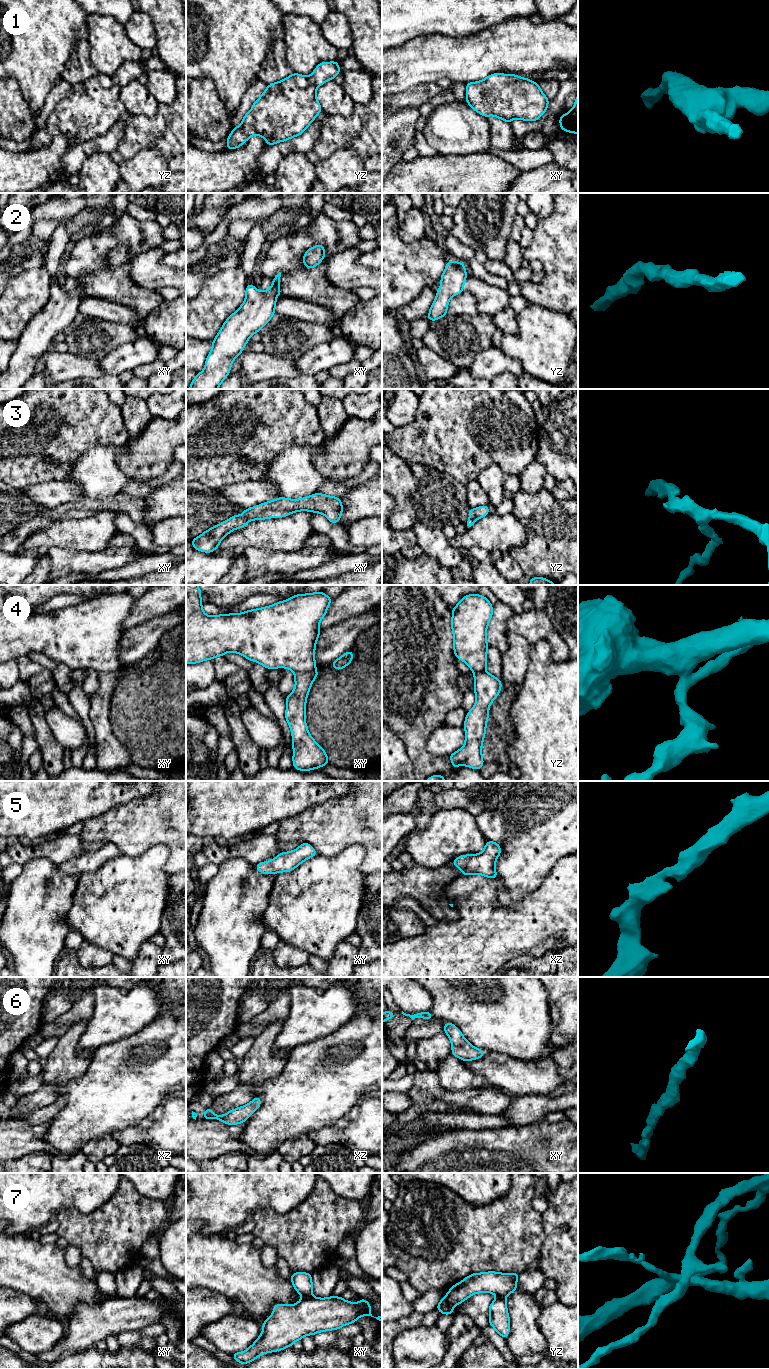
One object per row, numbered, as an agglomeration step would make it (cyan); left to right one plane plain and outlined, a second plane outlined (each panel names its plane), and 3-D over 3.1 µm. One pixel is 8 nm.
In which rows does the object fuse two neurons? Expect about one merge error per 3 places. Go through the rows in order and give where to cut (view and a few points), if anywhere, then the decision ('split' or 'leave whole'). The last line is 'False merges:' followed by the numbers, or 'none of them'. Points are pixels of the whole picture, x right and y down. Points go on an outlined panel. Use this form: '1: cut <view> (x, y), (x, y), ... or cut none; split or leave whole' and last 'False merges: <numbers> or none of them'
1: cut none; leave whole
2: cut none; leave whole
3: cut none; leave whole
4: cut xy (314, 668), (294, 673); split
5: cut none; leave whole
6: cut none; leave whole
7: cut xy (311, 1295), (303, 1298); split
False merges: 4, 7

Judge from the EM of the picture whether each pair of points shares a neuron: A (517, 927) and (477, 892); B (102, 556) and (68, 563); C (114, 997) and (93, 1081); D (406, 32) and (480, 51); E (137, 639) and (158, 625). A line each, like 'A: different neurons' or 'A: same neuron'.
A: same neuron
B: same neuron
C: different neurons
D: different neurons
E: same neuron

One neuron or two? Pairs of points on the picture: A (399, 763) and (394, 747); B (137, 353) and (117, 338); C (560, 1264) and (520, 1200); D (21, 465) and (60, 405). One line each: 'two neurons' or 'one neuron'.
A: one neuron
B: two neurons
C: two neurons
D: one neuron

